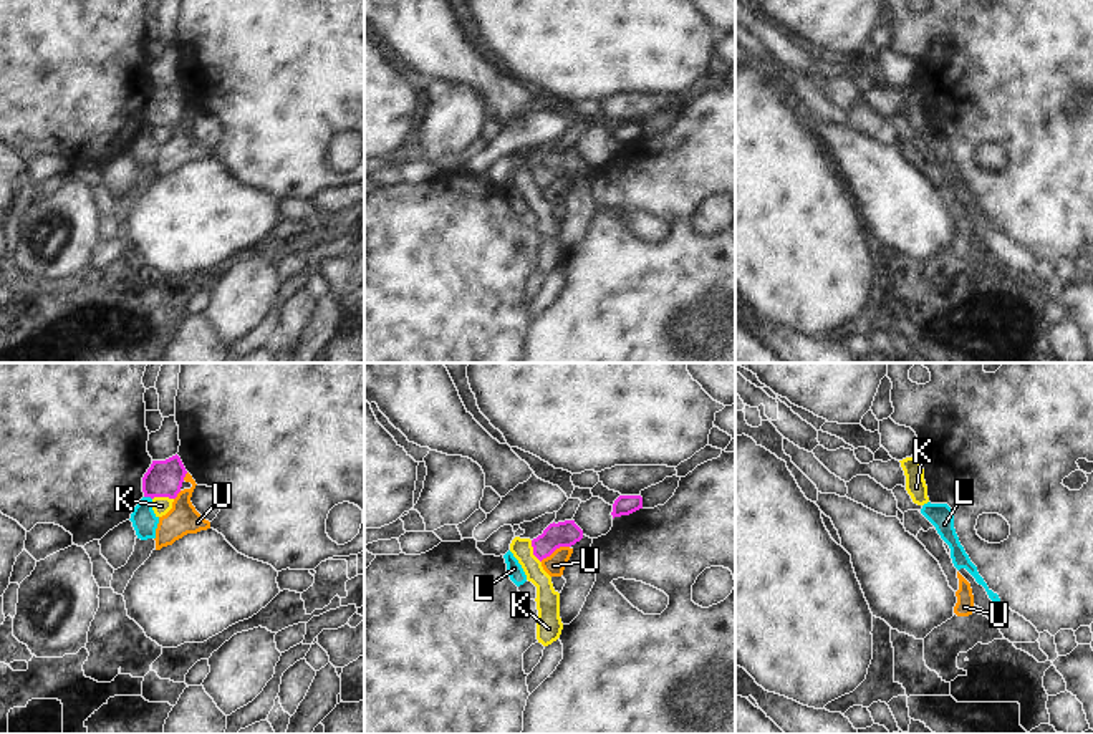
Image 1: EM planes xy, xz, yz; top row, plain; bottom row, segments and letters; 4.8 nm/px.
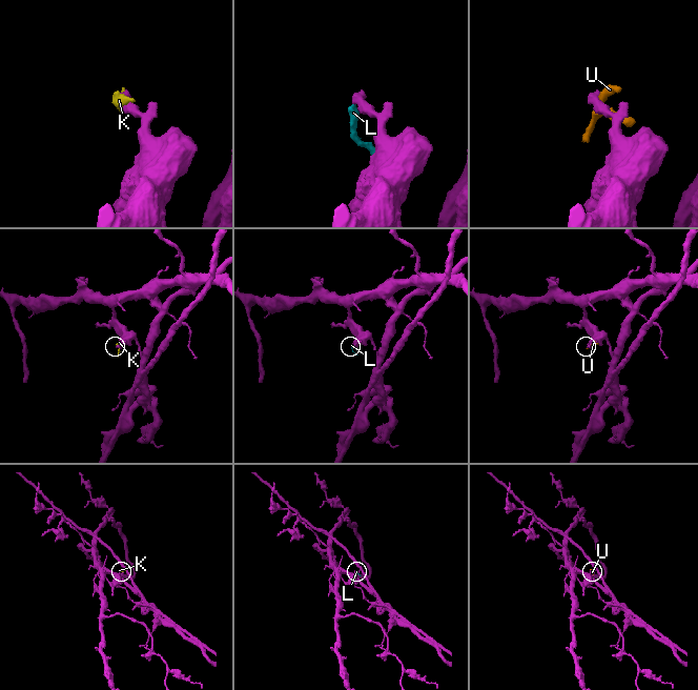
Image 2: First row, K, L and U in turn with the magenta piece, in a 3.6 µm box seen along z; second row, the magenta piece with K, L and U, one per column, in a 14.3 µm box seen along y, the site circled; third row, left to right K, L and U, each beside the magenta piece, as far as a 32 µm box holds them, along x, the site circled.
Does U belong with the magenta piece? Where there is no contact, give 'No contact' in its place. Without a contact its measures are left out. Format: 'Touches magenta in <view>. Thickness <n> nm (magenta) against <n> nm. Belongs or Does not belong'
Touches magenta in xz. Thickness 130 nm (magenta) against 100 nm. Does not belong.

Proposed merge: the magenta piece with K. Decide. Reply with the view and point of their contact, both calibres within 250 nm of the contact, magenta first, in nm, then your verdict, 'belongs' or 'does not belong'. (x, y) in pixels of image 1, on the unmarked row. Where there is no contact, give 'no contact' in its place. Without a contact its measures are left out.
contact xz (534, 181); calibres 130 and 110 nm; does not belong

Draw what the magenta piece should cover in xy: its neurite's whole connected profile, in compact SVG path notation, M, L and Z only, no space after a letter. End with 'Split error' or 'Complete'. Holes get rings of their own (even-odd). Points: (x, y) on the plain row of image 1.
M177 83L166 89L152 89L142 106L144 126L176 128L181 121L185 103L187 99Z. Complete.

